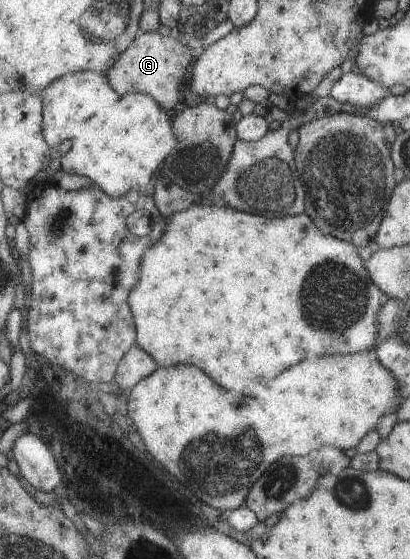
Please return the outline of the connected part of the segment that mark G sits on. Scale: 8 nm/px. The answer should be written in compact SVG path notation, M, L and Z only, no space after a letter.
M157 31L140 32L135 35L131 45L116 57L112 71L105 73L106 78L120 96L142 92L150 94L165 110L172 109L180 97L182 77L192 59L192 44L182 45L175 37L162 37Z

